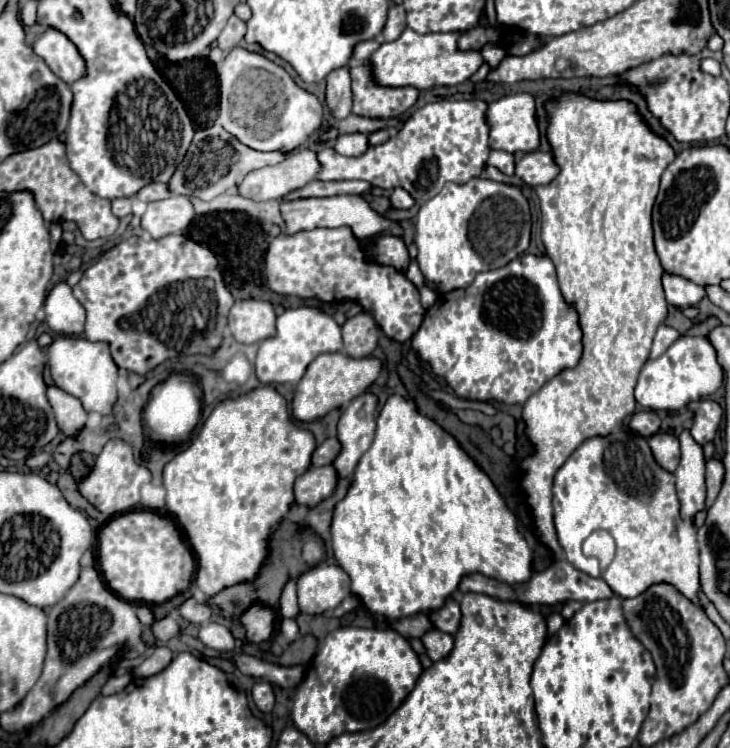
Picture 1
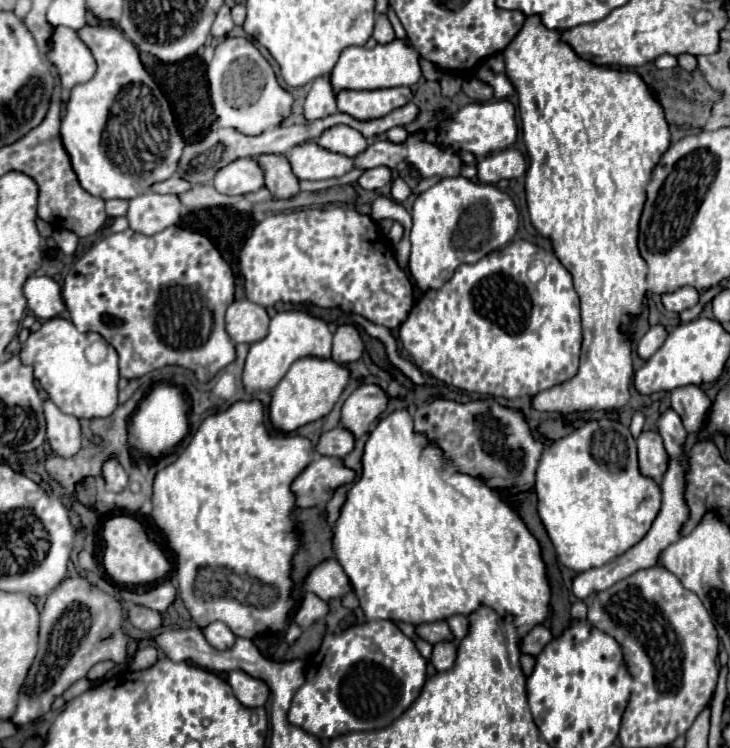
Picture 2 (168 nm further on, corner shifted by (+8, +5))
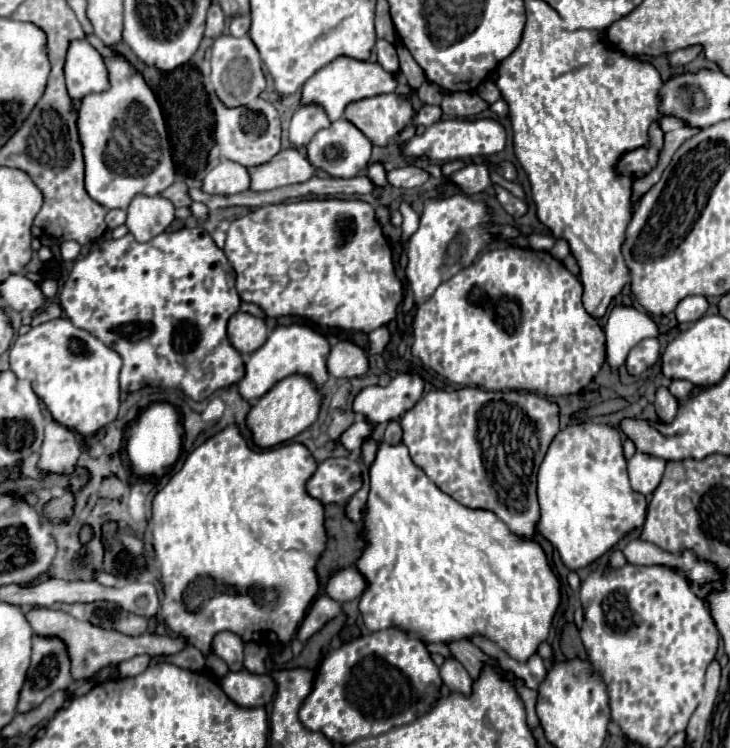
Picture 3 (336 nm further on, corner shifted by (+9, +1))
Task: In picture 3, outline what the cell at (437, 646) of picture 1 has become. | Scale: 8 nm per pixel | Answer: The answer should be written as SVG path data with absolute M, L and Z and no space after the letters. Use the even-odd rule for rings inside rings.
M445 658L443 666L439 668L441 672L441 680L449 690L457 690L461 694L469 694L471 692L471 684L473 678L467 674L467 670L455 660L455 658Z

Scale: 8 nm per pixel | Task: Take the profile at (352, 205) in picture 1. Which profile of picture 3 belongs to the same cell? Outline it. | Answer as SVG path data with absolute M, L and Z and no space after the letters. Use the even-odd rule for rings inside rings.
M213 98L213 108L215 108L215 136L217 136L217 146L223 158L239 162L247 168L261 166L271 162L273 156L279 154L281 150L281 124L279 124L279 114L273 104L265 102L263 98L255 100L251 108L241 106L241 108L225 108L219 100Z

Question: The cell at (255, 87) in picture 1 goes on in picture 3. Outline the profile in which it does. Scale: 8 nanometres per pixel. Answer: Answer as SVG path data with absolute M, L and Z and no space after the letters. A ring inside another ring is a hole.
M223 34L215 40L213 44L213 54L211 54L211 84L217 94L217 98L227 106L227 108L237 108L237 106L247 106L259 94L265 90L267 80L261 70L261 58L259 52L249 36L235 38L231 34Z

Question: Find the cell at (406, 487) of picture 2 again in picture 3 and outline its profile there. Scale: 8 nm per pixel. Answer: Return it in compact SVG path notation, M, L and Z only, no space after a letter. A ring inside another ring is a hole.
M381 442L375 454L375 460L369 468L369 480L371 480L371 490L363 508L363 526L361 526L361 538L367 546L363 546L361 556L355 562L355 568L363 574L367 588L361 594L359 600L359 610L363 616L365 626L371 632L377 632L381 628L389 628L389 626L399 626L403 630L407 630L411 636L423 640L423 642L449 642L449 640L459 640L459 638L469 638L471 634L483 634L487 638L491 638L493 642L497 642L501 648L505 648L505 652L519 660L525 662L529 656L533 656L537 652L537 646L547 640L549 634L549 626L553 620L553 614L559 606L561 600L561 592L559 592L559 580L555 578L555 574L549 568L547 556L543 552L543 548L529 538L517 536L513 534L505 522L501 522L491 510L483 510L483 508L467 508L463 504L459 504L457 500L453 500L449 494L441 492L433 482L427 480L425 472L413 464L407 446L401 442L397 446Z

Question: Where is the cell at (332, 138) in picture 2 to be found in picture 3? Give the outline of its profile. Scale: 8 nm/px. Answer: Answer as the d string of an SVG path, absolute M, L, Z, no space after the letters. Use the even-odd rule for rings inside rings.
M341 118L341 120L333 122L329 128L317 132L317 136L313 136L313 140L307 144L307 158L319 170L323 170L331 176L353 178L367 168L367 164L371 160L371 146L373 146L371 140L361 130L357 130L349 120Z

